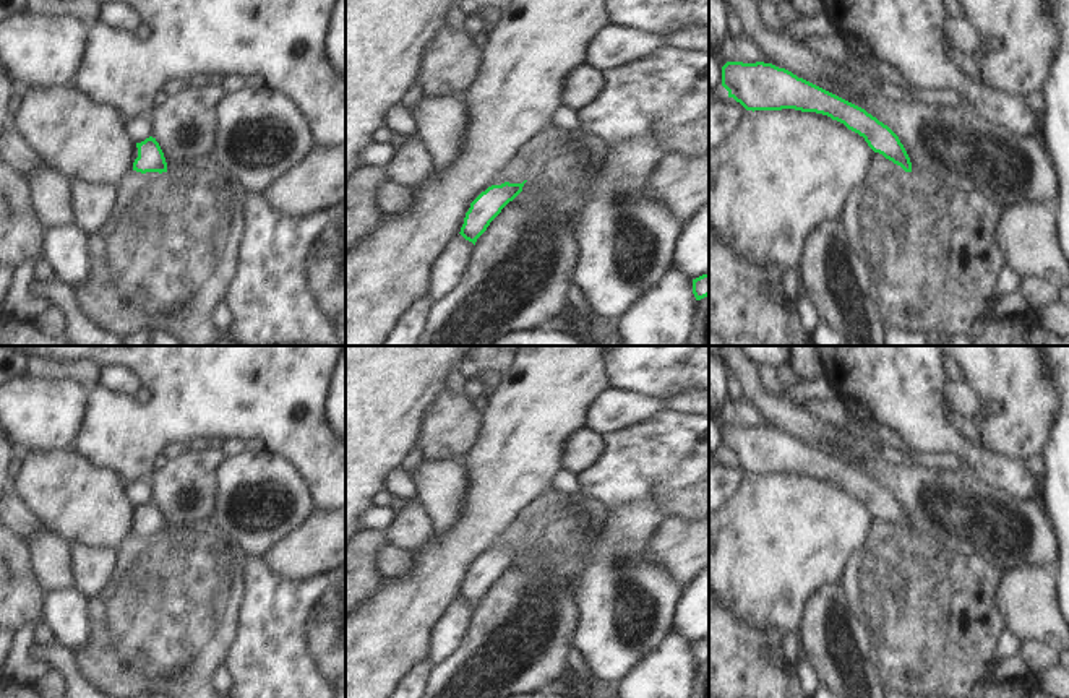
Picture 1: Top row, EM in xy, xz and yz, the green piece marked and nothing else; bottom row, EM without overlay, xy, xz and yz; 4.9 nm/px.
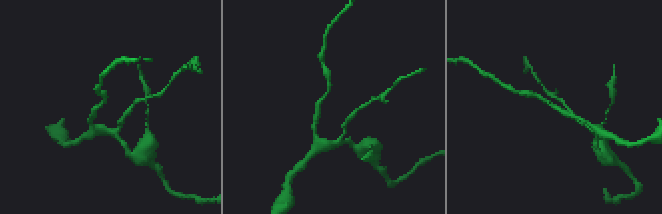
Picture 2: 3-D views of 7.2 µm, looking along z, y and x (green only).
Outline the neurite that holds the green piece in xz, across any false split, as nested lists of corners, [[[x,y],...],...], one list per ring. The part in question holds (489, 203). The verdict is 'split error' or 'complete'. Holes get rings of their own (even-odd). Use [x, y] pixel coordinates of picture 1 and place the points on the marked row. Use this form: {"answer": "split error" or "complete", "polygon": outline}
{"answer": "complete", "polygon": [[[527,180],[522,183],[504,182],[501,185],[492,185],[482,192],[470,203],[459,234],[475,245],[477,239],[487,231],[501,209],[522,192],[526,182]]]}

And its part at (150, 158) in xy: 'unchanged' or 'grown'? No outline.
unchanged

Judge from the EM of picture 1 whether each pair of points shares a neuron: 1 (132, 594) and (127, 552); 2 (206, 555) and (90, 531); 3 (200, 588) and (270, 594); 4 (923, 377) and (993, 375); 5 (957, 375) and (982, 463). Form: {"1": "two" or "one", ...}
{"1": "one", "2": "two", "3": "two", "4": "two", "5": "two"}

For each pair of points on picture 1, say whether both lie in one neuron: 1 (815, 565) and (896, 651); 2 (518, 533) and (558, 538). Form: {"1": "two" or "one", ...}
{"1": "two", "2": "one"}

